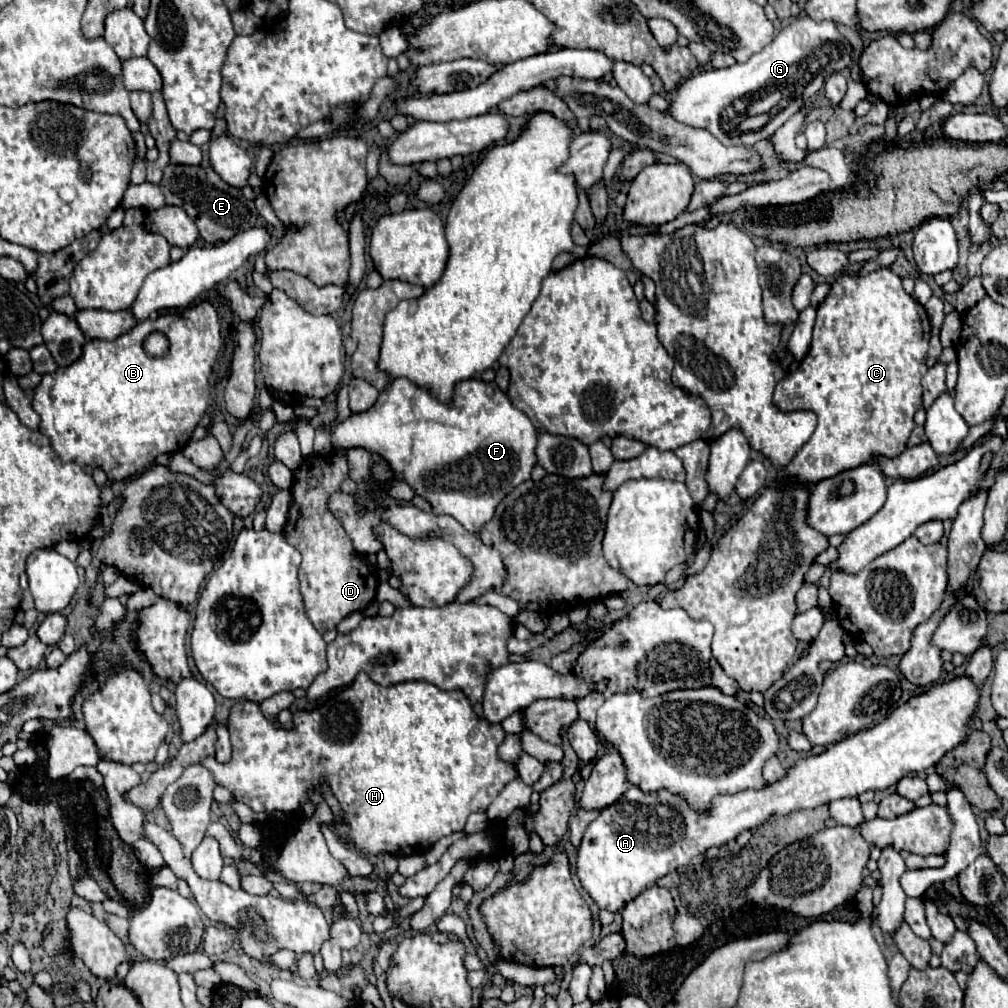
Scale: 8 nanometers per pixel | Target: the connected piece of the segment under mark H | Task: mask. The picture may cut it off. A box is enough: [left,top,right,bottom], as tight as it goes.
[202,672,518,856]

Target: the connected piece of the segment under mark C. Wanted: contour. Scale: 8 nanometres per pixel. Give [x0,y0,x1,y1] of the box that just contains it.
[774,268,930,484]

